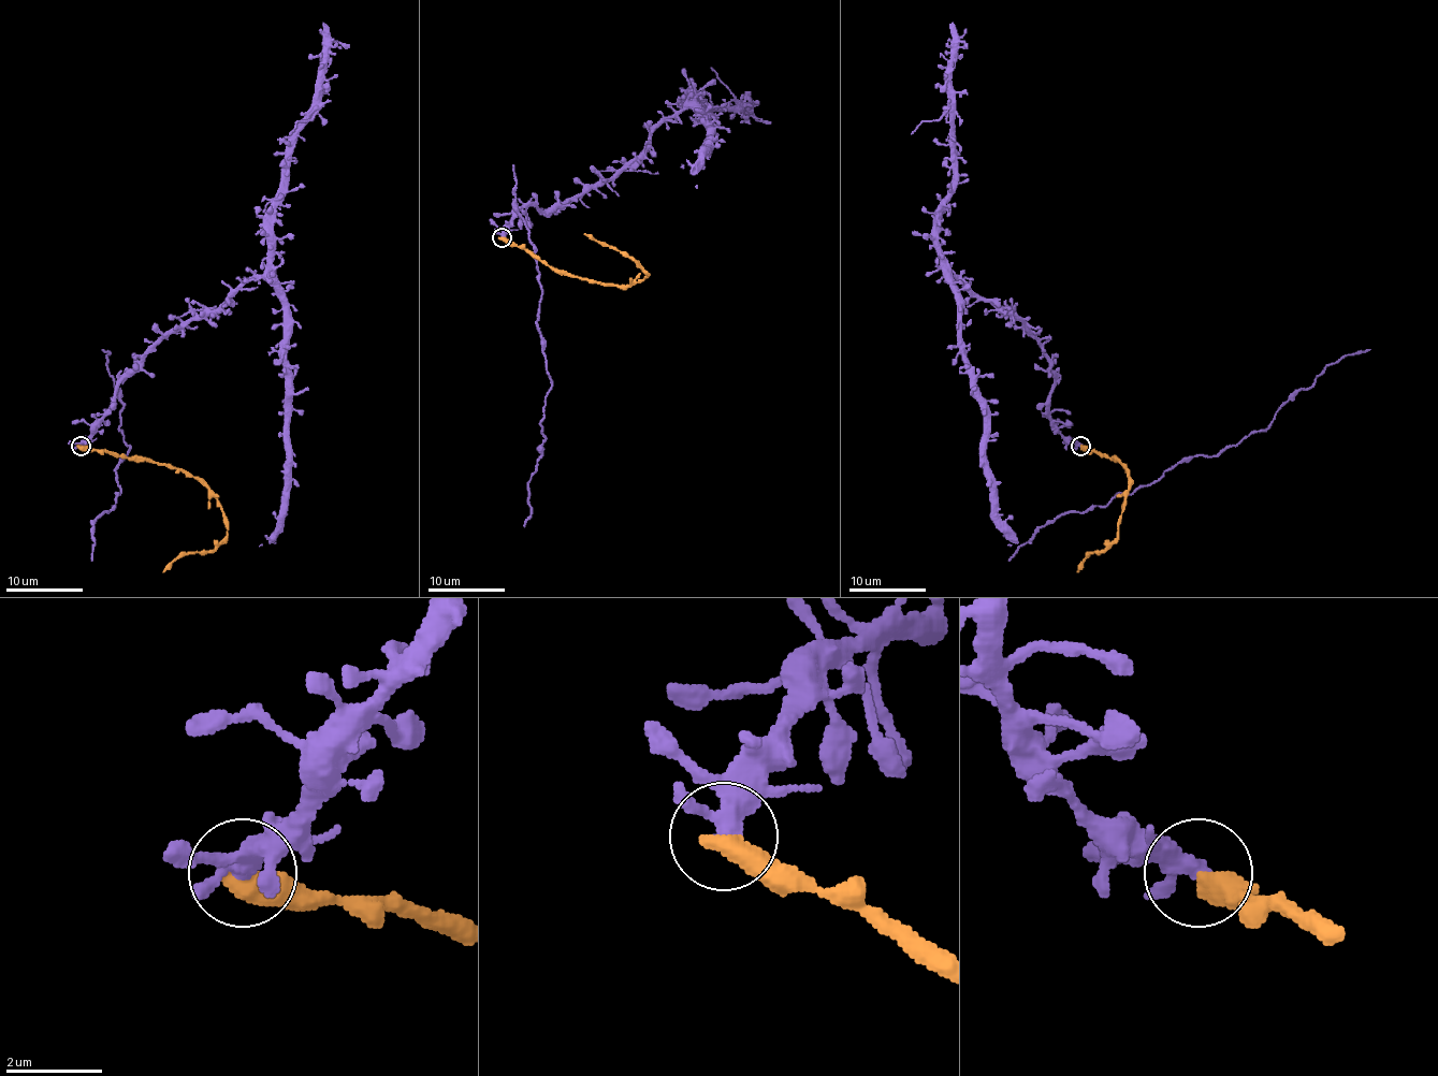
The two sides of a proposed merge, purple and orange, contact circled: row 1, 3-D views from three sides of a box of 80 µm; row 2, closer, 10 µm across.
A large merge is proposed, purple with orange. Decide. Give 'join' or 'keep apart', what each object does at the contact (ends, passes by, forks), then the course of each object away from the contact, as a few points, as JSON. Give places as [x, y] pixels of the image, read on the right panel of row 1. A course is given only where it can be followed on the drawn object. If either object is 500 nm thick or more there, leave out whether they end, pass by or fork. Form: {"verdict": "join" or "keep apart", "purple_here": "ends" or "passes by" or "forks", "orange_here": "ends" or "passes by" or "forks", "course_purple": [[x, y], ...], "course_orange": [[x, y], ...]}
{"verdict": "keep apart", "course_purple": [[1080, 445], [1049, 416], [1044, 349], [953, 277], [959, 350], [984, 416], [991, 514], [1032, 543]], "course_orange": [[1080, 445], [1119, 463], [1127, 473], [1129, 490], [1119, 534], [1102, 551], [1090, 555], [1076, 572]]}

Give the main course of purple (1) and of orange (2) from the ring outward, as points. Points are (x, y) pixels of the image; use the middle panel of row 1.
1: (503, 236), (524, 206), (563, 207), (619, 175), (661, 122), (692, 107), (706, 115), (709, 141), (697, 188)
2: (500, 236), (572, 275), (630, 285), (649, 275), (632, 258), (603, 246), (583, 233)

